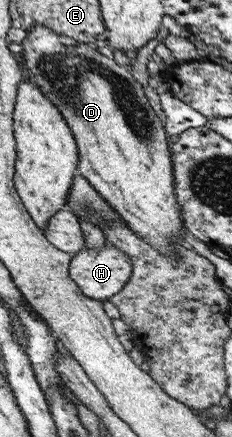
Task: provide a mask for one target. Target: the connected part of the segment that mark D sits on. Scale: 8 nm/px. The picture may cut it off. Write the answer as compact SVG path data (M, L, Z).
M34 27L20 44L25 68L45 98L59 110L73 135L77 147L79 175L113 208L125 226L161 256L175 256L171 244L182 238L183 217L173 193L173 170L169 139L159 116L149 107L141 84L114 59L101 55L92 45L77 43L72 38L54 34L44 27Z

